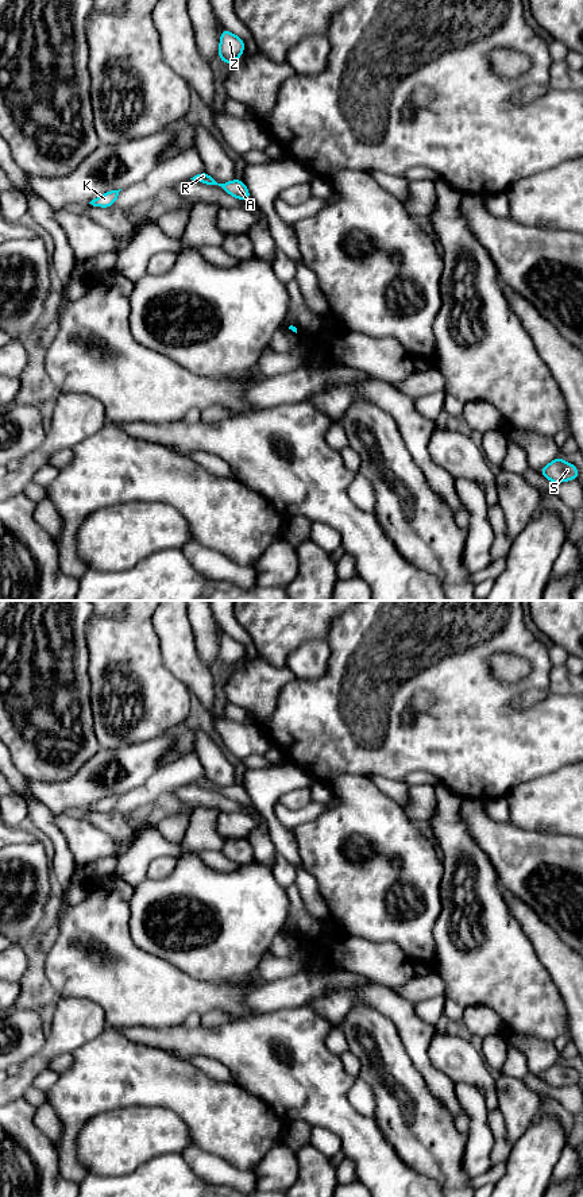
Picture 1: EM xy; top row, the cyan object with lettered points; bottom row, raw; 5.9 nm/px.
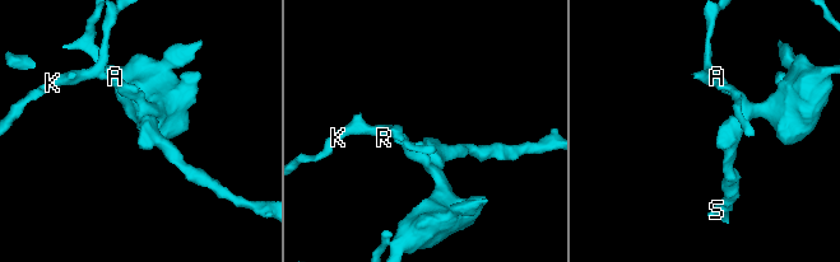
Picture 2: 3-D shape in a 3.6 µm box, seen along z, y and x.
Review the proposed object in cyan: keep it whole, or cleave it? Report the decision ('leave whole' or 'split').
leave whole

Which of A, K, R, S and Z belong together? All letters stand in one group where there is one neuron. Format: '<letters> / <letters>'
A K R S Z

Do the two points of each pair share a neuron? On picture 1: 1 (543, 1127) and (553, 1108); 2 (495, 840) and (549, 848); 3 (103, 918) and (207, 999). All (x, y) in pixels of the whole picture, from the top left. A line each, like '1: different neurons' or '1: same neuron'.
1: different neurons
2: same neuron
3: same neuron

